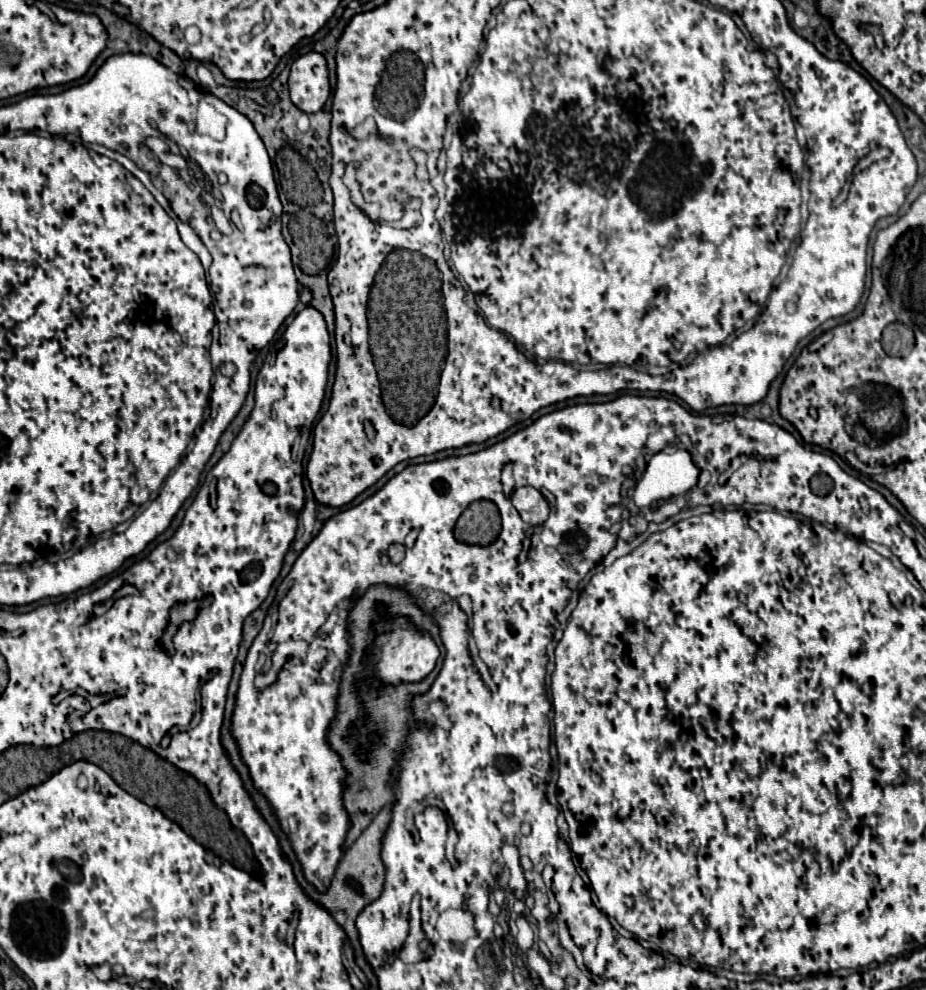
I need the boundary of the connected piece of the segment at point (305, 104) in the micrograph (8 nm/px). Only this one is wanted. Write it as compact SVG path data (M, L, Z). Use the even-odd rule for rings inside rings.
M309 52L293 62L289 76L289 94L299 110L307 114L319 112L325 106L329 92L331 86L323 54Z

